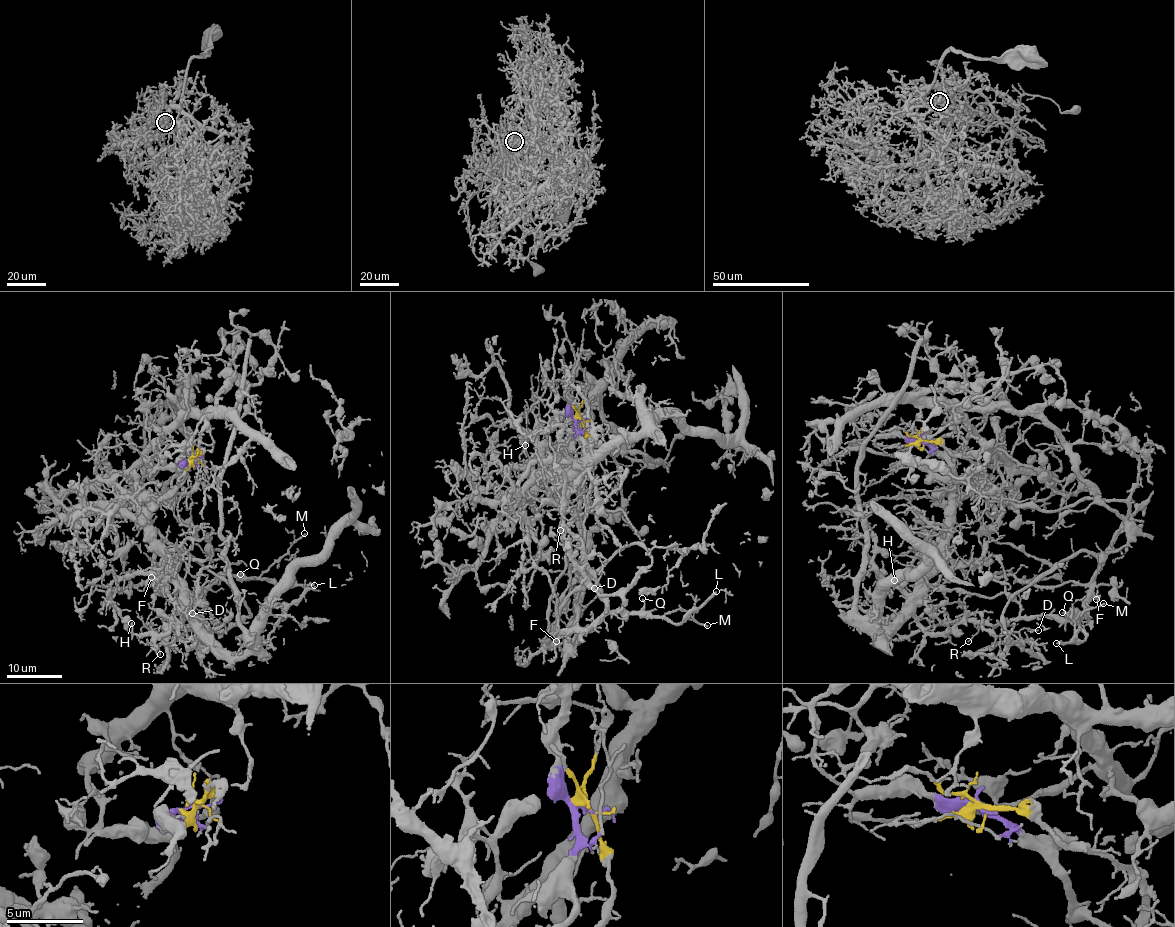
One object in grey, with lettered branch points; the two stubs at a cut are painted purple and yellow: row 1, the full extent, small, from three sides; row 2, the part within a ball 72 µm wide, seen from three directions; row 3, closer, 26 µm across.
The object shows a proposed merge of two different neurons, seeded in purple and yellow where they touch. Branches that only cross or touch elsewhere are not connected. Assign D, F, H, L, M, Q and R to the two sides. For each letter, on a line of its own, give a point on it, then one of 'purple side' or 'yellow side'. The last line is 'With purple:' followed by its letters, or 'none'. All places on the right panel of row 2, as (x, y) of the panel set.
D: (1038, 630) | yellow side
F: (1096, 599) | yellow side
H: (894, 580) | purple side
L: (1056, 643) | yellow side
M: (1103, 603) | yellow side
Q: (1062, 612) | yellow side
R: (968, 641) | yellow side
With purple: H

